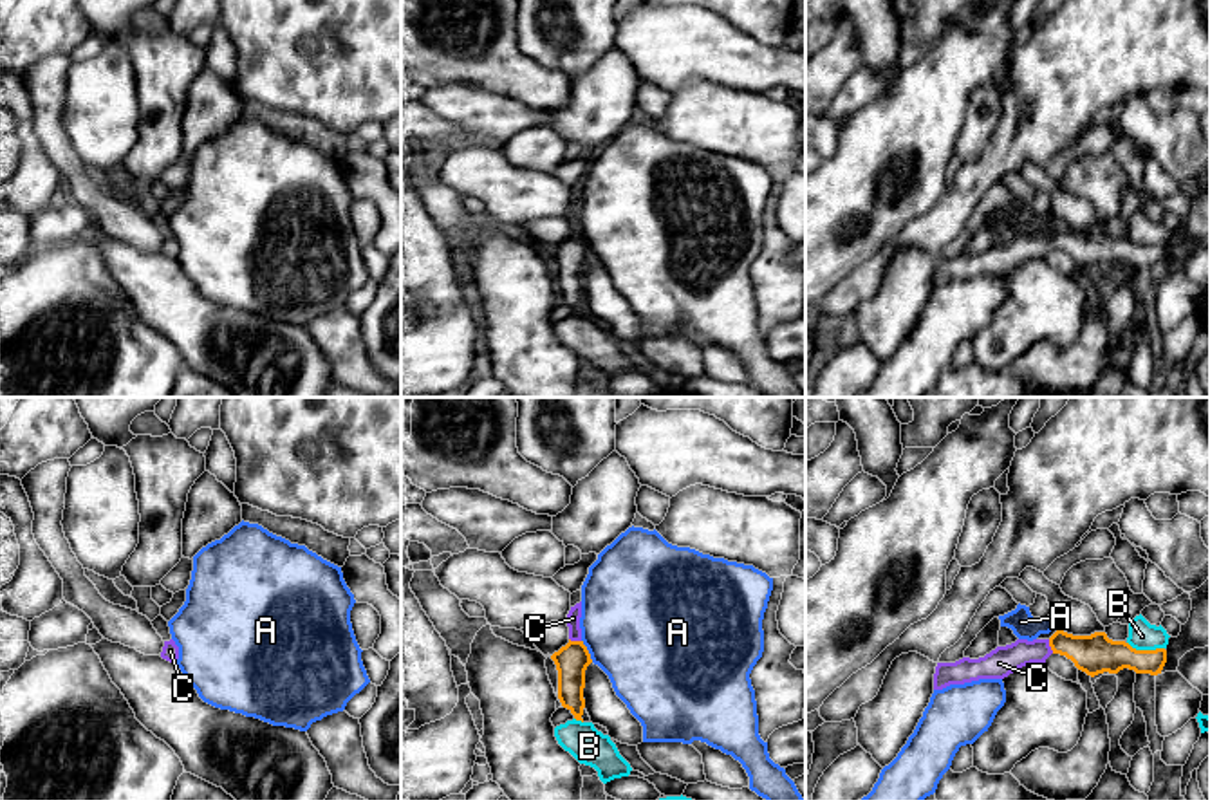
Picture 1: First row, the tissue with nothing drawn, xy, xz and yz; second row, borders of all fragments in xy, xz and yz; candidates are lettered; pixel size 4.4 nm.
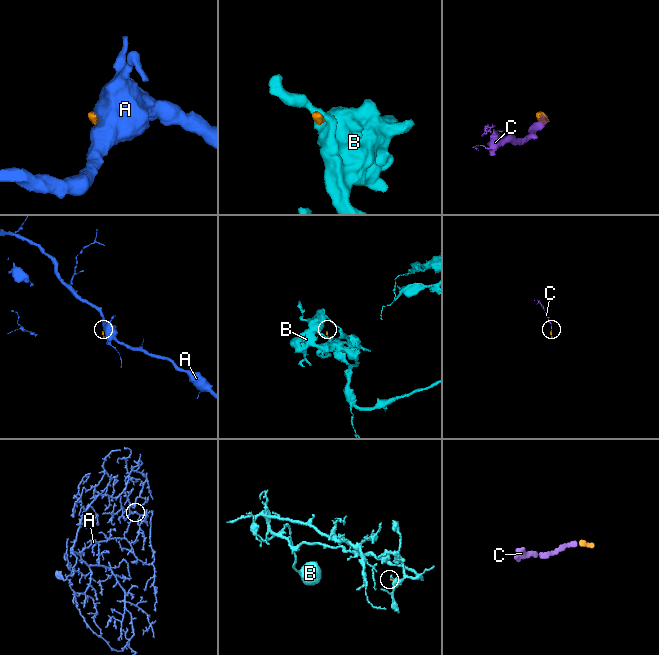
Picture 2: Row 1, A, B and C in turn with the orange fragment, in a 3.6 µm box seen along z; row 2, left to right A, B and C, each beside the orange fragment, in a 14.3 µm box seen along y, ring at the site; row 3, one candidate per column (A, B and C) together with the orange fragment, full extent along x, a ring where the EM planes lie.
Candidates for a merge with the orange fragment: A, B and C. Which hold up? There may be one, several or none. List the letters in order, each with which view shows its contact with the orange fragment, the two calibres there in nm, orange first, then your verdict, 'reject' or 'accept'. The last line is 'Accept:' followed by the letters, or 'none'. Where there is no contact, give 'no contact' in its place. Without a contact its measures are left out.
A: contact in xz; calibres 150 and 500 nm; reject
B: contact in yz; calibres 180 and 130 nm; reject
C: contact in yz; calibres 180 and 140 nm; accept
Accept: C

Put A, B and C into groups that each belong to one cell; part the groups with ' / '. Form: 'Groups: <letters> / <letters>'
Groups: A / B / C

